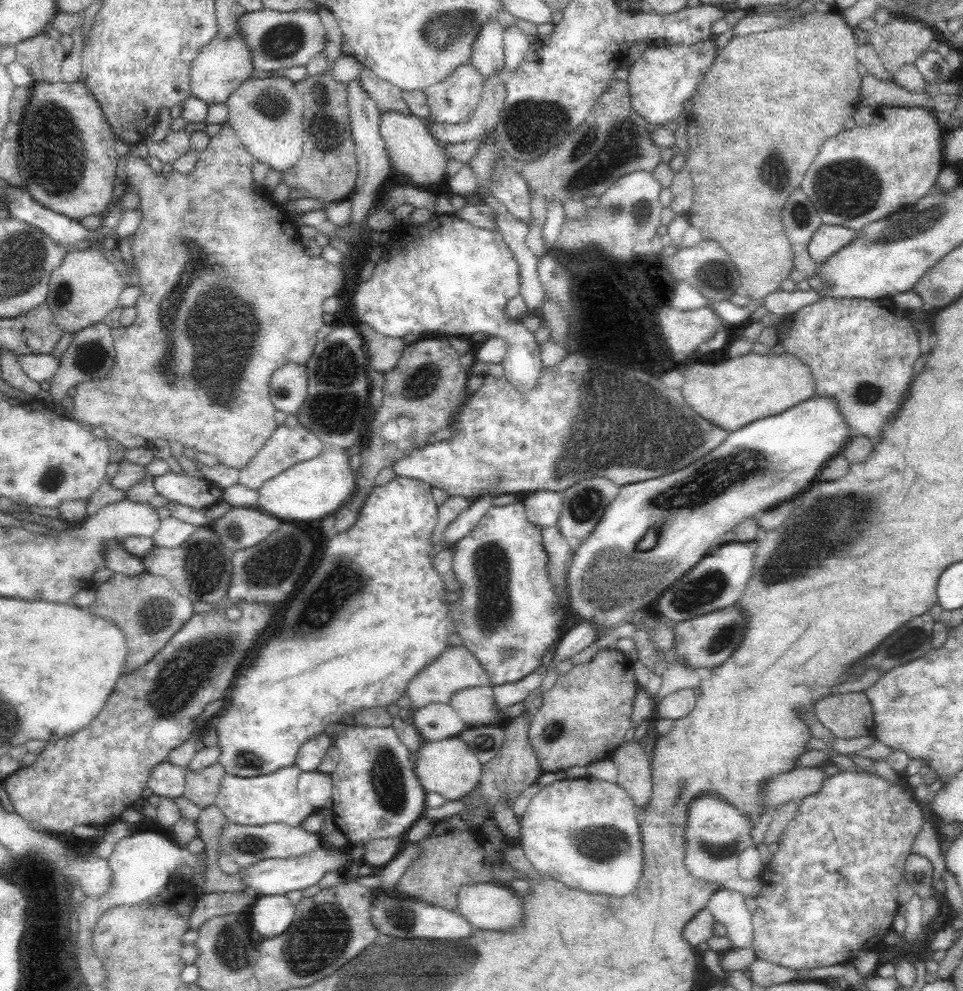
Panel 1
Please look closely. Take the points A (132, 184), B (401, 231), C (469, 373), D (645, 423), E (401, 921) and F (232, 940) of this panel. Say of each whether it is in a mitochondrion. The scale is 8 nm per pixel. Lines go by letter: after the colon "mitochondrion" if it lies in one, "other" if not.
A: other
B: other
C: other
D: mitochondrion
E: mitochondrion
F: mitochondrion

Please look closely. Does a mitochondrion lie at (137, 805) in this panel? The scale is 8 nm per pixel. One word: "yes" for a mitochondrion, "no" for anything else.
no

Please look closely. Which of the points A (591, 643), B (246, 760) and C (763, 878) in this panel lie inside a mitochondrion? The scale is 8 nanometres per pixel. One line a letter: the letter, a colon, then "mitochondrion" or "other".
A: other
B: mitochondrion
C: other

